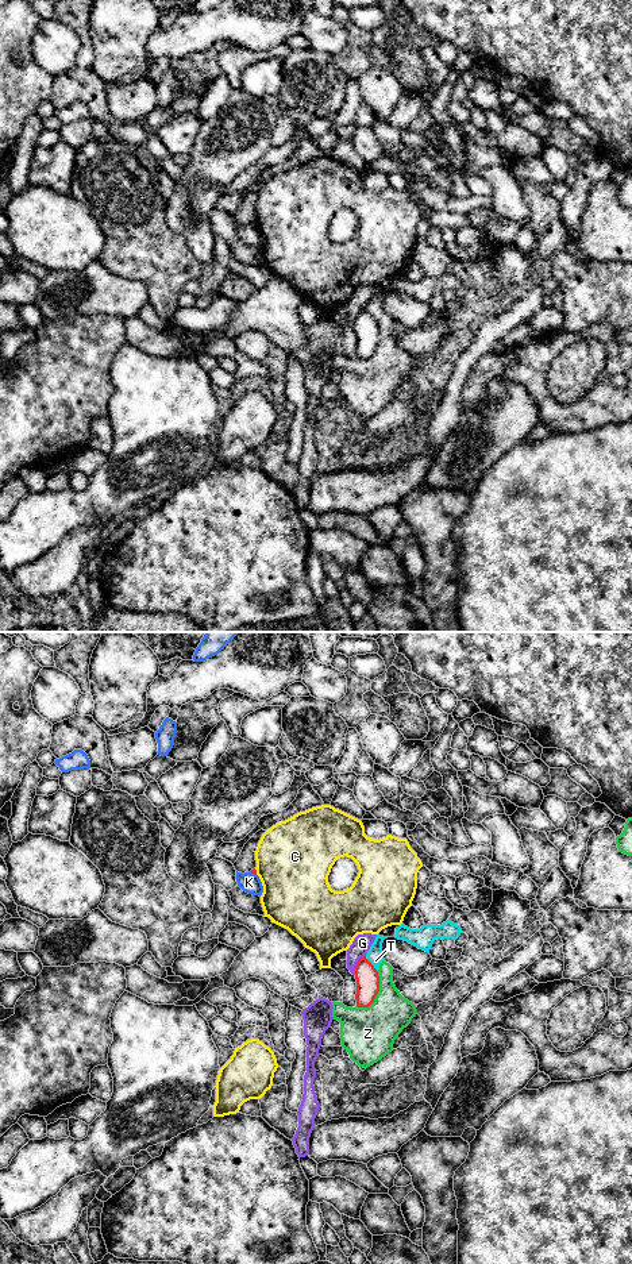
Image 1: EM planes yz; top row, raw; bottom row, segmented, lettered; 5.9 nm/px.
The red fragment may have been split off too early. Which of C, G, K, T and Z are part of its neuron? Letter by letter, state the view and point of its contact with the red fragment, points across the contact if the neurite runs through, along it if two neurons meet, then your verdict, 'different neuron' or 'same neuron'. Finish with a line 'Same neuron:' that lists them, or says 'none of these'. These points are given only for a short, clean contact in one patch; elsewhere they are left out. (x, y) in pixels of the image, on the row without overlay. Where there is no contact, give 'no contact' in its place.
C: contact yz (255, 223); different neuron
G: contact yz (357, 316); different neuron
K: contact yz (253, 224); border yz (250, 223), (255, 227); different neuron
T: contact yz (372, 316); border yz (365, 308), (377, 323); different neuron
Z: contact yz (377, 345); different neuron
Same neuron: none of these

